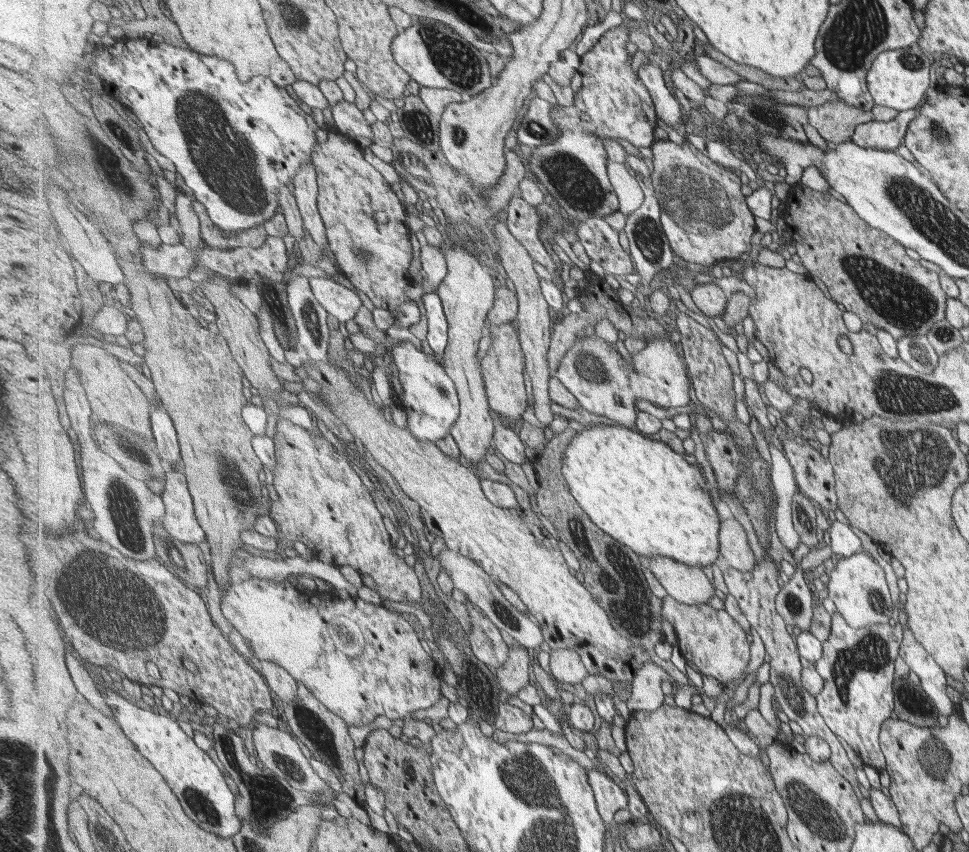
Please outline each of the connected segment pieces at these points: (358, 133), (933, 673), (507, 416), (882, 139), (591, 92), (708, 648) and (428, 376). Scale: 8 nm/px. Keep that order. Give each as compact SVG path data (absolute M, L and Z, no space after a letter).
M344 99L332 108L338 131L352 140L357 137L366 137L372 140L374 130L372 124L366 120L363 110L359 106Z
M904 625L904 642L900 647L900 656L908 664L912 672L920 678L920 691L932 698L935 713L941 713L948 718L952 715L952 706L946 693L948 681L942 667L932 658L932 655L918 642L914 633Z
M506 324L505 326L491 326L492 344L486 353L486 356L480 361L482 362L482 372L484 372L484 382L486 382L486 392L488 392L488 400L490 400L490 409L500 415L499 423L504 426L519 428L523 422L524 412L528 407L528 384L524 379L524 368L527 369L527 358L523 351L523 345L519 332L514 329L514 324Z
M918 108L899 111L890 122L871 121L858 126L853 133L853 140L866 148L891 150L903 144L904 135L911 125L911 120L920 114Z
M614 27L581 57L583 87L576 94L575 104L554 104L554 119L563 130L563 137L552 144L533 148L528 157L538 180L554 196L556 204L564 208L564 213L575 221L584 221L590 216L611 216L620 210L620 196L608 169L606 139L626 139L636 147L656 143L658 117L661 116L655 97L635 65L635 54L628 54L626 46L630 46L630 42L627 27Z
M668 595L663 606L663 615L674 627L679 639L678 660L691 660L696 669L714 676L723 685L746 680L746 672L752 658L752 643L746 630L726 610L716 610L708 604L686 604Z
M402 343L394 348L393 358L400 373L397 385L403 389L403 398L396 400L408 414L408 427L420 442L434 441L448 437L454 423L462 413L461 399L454 378L448 374L444 364L440 366L428 352L415 348L412 343Z

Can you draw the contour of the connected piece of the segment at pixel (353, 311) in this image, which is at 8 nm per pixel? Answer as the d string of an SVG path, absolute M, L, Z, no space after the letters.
M312 277L311 283L318 300L338 318L341 327L348 320L356 320L365 305L358 292L346 288L334 279Z

